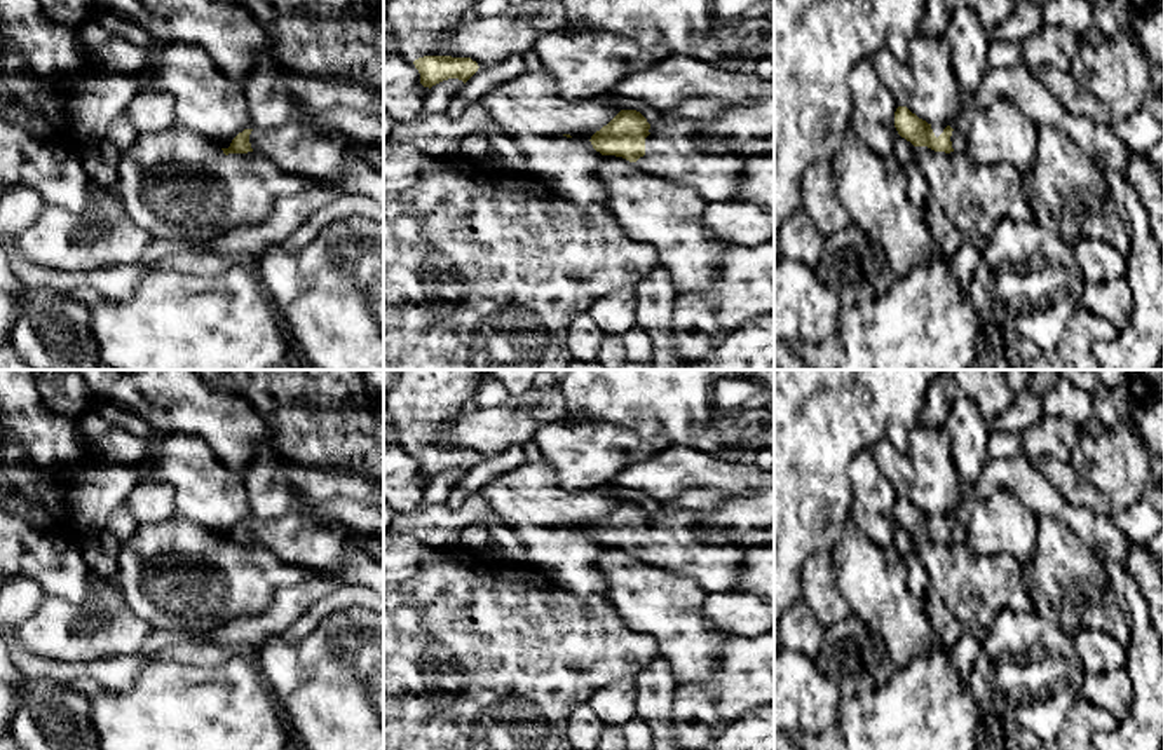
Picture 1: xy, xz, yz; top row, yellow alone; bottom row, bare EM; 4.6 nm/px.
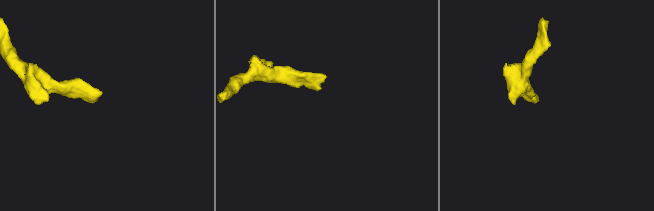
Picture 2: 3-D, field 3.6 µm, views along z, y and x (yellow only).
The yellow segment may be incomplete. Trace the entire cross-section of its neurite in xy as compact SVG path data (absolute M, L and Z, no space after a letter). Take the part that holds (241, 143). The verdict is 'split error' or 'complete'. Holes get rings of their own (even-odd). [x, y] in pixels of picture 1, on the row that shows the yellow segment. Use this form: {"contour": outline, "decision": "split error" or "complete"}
{"contour": "M286 124L275 129L244 129L228 148L228 153L260 152L279 167L317 183L338 185L345 194L366 195L384 206L384 167L371 166L359 159L352 148L352 140L342 133L317 133L300 124Z", "decision": "split error"}

